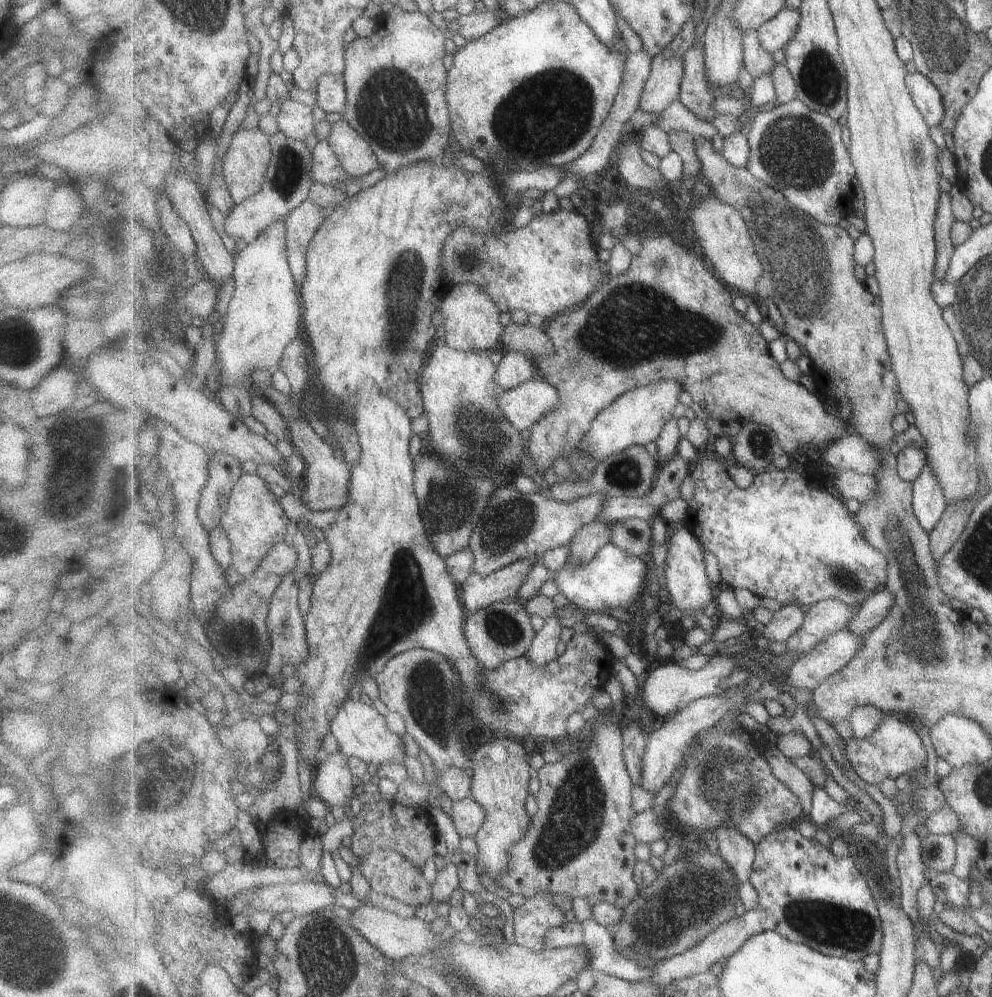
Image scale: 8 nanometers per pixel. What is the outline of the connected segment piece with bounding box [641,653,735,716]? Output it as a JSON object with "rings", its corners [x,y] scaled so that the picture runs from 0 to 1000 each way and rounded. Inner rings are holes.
{"rings":[[[723,655],[710,669],[703,673],[695,673],[684,664],[676,664],[676,666],[668,666],[668,668],[656,667],[653,679],[649,683],[646,699],[658,716],[676,718],[684,715],[696,704],[721,696],[730,680],[737,677],[739,670],[741,670],[741,664],[737,660],[730,657],[724,658]]]}

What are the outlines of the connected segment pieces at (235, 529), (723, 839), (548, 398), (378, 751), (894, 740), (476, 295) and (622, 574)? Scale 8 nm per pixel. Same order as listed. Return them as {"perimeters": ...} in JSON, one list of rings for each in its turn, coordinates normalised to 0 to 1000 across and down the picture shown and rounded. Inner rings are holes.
{"perimeters":[[[[258,473],[246,474],[236,487],[229,512],[222,522],[234,546],[233,569],[238,572],[241,580],[255,576],[275,548],[285,543],[291,523],[282,501],[271,491],[270,483]]],[[[731,827],[722,835],[726,858],[739,872],[742,882],[749,887],[757,879],[761,863],[761,847],[746,832]]],[[[539,377],[519,390],[510,391],[501,405],[513,423],[527,433],[565,406],[565,395],[560,387]]],[[[352,702],[344,707],[342,716],[335,722],[333,734],[342,746],[342,753],[350,759],[358,758],[365,765],[398,765],[407,767],[408,744],[406,740],[394,734],[388,725],[388,718],[380,714],[376,707]]],[[[891,715],[888,728],[876,740],[862,737],[852,743],[853,761],[859,766],[860,772],[872,785],[888,786],[892,780],[900,781],[910,775],[930,771],[934,766],[934,750],[920,727],[905,716]]],[[[477,284],[457,286],[449,296],[443,312],[447,317],[450,345],[464,352],[495,353],[503,349],[508,327],[505,325],[504,307],[493,294]]],[[[617,544],[609,548],[596,561],[588,565],[570,564],[558,575],[561,591],[576,605],[584,607],[593,615],[612,614],[620,610],[634,610],[644,602],[652,588],[652,566],[646,559],[640,558]]]]}

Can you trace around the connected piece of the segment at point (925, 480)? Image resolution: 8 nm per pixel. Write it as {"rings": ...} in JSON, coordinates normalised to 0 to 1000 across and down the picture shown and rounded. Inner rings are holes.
{"rings":[[[936,462],[933,463],[926,479],[919,484],[921,485],[919,507],[925,523],[933,533],[939,534],[949,522],[956,506],[950,485]]]}

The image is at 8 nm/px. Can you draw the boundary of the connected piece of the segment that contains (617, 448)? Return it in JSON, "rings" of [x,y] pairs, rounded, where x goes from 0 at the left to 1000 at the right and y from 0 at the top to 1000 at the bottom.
{"rings":[[[676,380],[658,382],[653,386],[636,390],[602,416],[587,439],[584,451],[606,463],[617,455],[632,451],[635,447],[661,442],[670,426],[678,419],[678,413],[684,405],[684,397],[689,391],[688,385]]]}

